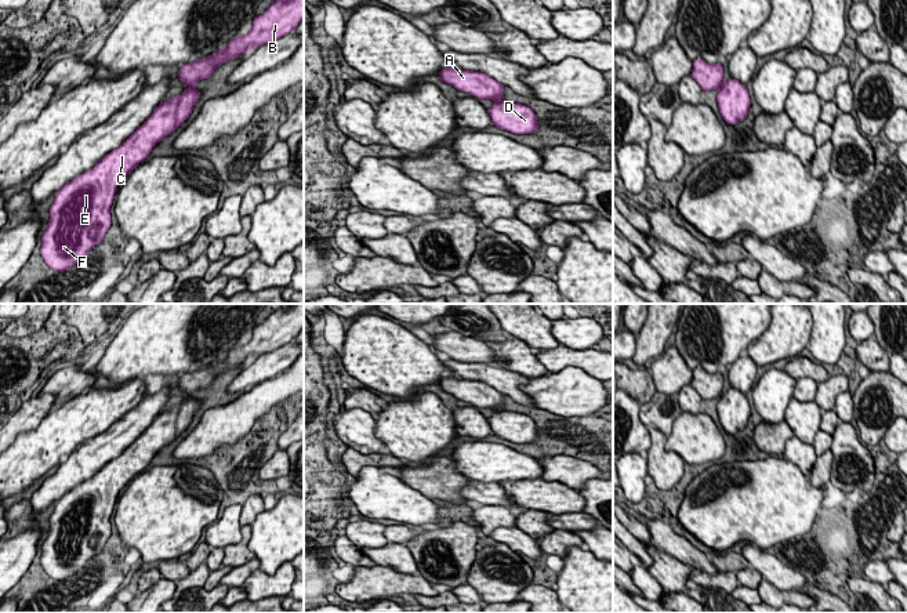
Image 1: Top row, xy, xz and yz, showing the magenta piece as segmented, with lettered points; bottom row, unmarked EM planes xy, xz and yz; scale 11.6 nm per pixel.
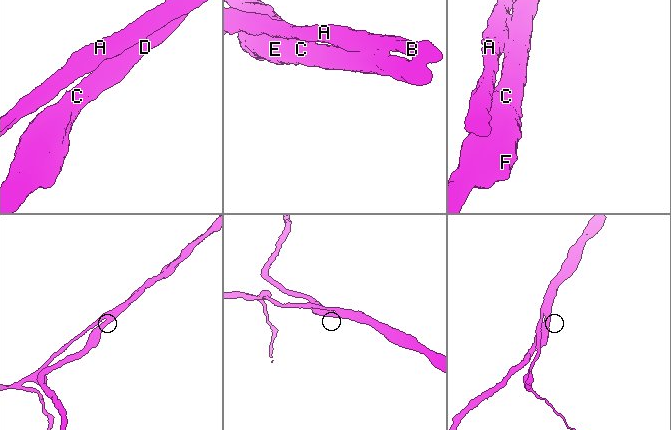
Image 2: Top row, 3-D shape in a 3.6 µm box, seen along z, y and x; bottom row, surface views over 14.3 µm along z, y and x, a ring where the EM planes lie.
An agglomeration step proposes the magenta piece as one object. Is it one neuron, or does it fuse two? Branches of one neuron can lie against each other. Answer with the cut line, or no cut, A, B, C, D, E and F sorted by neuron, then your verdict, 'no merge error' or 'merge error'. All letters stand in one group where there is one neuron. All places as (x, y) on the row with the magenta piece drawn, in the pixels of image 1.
xy (192, 86), (188, 89) | A B / C D E F | merge error

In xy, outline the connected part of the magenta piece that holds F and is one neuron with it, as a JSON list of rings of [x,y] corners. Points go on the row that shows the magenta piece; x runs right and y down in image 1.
[[[192,87],[160,102],[119,148],[55,193],[40,249],[51,269],[68,271],[102,242],[110,228],[109,211],[119,182],[149,156],[157,142],[188,120],[199,98],[200,91]]]

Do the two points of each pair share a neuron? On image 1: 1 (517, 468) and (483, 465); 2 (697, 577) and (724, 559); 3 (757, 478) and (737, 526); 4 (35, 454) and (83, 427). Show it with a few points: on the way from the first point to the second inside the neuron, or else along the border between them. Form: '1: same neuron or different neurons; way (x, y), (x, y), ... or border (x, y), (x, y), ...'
1: same neuron; way (508, 465), (492, 465)
2: different neurons; border (719, 570), (732, 570), (735, 573)
3: same neuron; way (757, 490), (737, 510), (737, 514)
4: same neuron; way (47, 442), (64, 428), (71, 427)

